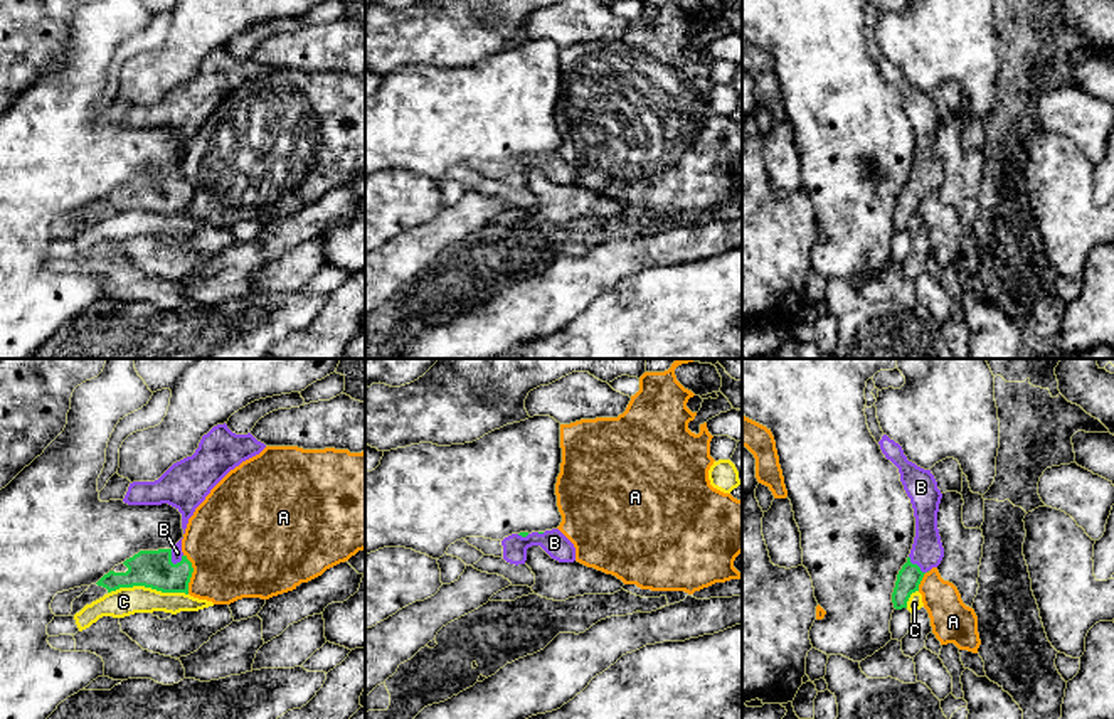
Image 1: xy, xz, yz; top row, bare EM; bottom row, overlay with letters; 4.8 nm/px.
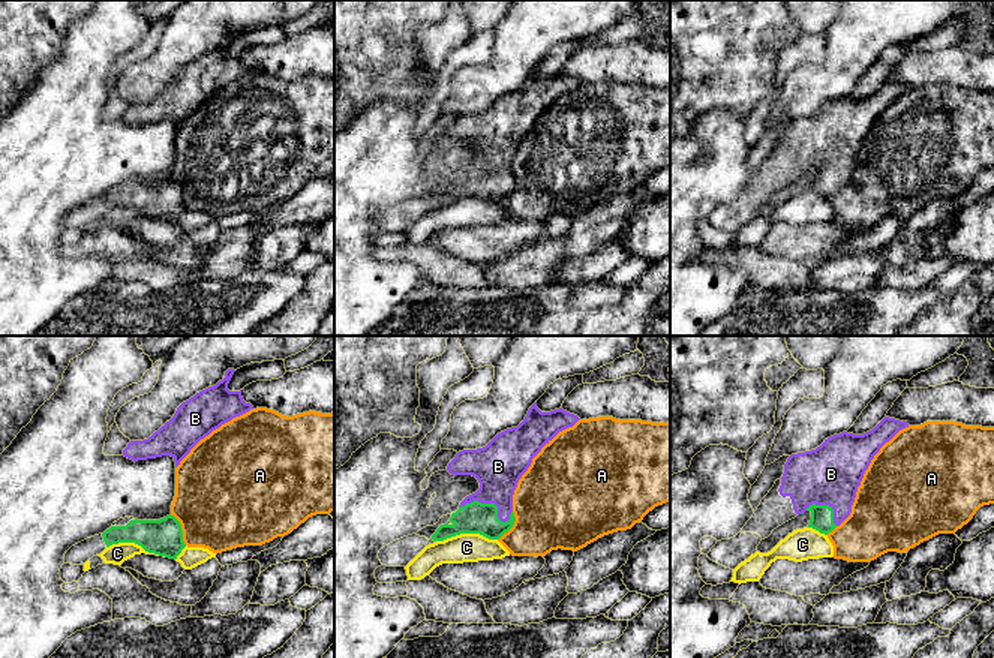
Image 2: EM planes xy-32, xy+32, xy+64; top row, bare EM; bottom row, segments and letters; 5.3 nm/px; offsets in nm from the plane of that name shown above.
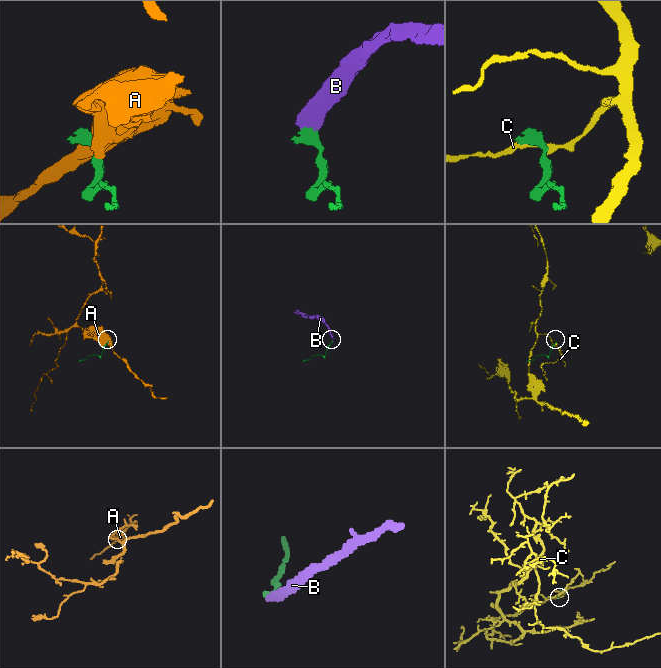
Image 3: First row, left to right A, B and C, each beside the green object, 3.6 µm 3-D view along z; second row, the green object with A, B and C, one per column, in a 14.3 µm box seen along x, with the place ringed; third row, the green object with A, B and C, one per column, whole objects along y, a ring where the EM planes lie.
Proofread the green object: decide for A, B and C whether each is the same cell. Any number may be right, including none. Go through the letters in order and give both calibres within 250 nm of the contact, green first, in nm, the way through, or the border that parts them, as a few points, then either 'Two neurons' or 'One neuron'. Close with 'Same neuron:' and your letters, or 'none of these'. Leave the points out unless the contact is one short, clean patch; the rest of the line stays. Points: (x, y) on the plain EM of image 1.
A: Thickness 180 nm (green) against 460 nm. Two neurons
B: Thickness 180 nm (green) against 50 nm. Path across: xy (153, 192), (159, 192), (170, 181), (177, 175). One neuron
C: Thickness 180 nm (green) against 140 nm. Two neurons
Same neuron: B

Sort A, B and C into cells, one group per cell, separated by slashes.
A / B / C

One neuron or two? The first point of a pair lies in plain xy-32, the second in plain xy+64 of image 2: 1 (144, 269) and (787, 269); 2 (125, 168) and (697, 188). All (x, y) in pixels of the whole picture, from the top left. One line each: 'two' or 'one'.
1: one
2: one

